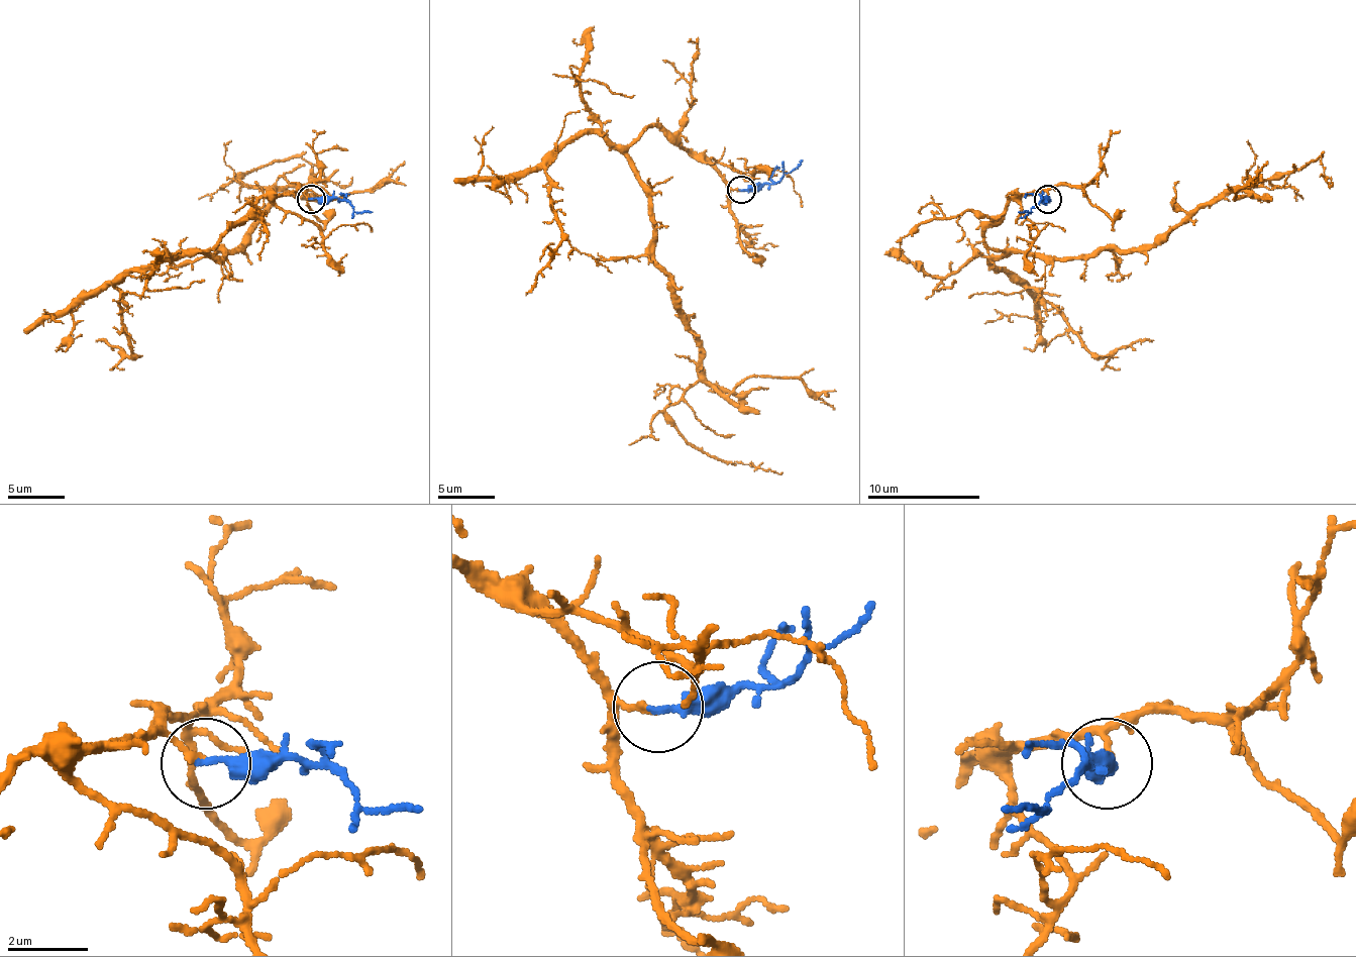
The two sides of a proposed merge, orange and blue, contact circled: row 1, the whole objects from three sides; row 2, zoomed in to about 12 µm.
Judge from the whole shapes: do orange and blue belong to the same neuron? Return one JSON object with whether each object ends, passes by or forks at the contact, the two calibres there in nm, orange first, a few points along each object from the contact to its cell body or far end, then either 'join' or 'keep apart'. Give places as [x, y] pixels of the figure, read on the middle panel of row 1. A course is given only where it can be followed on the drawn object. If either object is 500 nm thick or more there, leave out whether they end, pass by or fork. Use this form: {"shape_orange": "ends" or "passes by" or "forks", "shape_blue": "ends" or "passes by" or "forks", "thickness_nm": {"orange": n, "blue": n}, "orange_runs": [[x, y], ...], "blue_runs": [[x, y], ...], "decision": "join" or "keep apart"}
{"shape_orange": "ends", "shape_blue": "ends", "thickness_nm": {"orange": 150, "blue": 260}, "orange_runs": [[740, 192], [658, 126], [628, 149], [653, 261], [699, 343], [699, 381], [667, 420], [726, 462], [783, 473]], "blue_runs": [[740, 189], [774, 183], [803, 161]], "decision": "join"}

